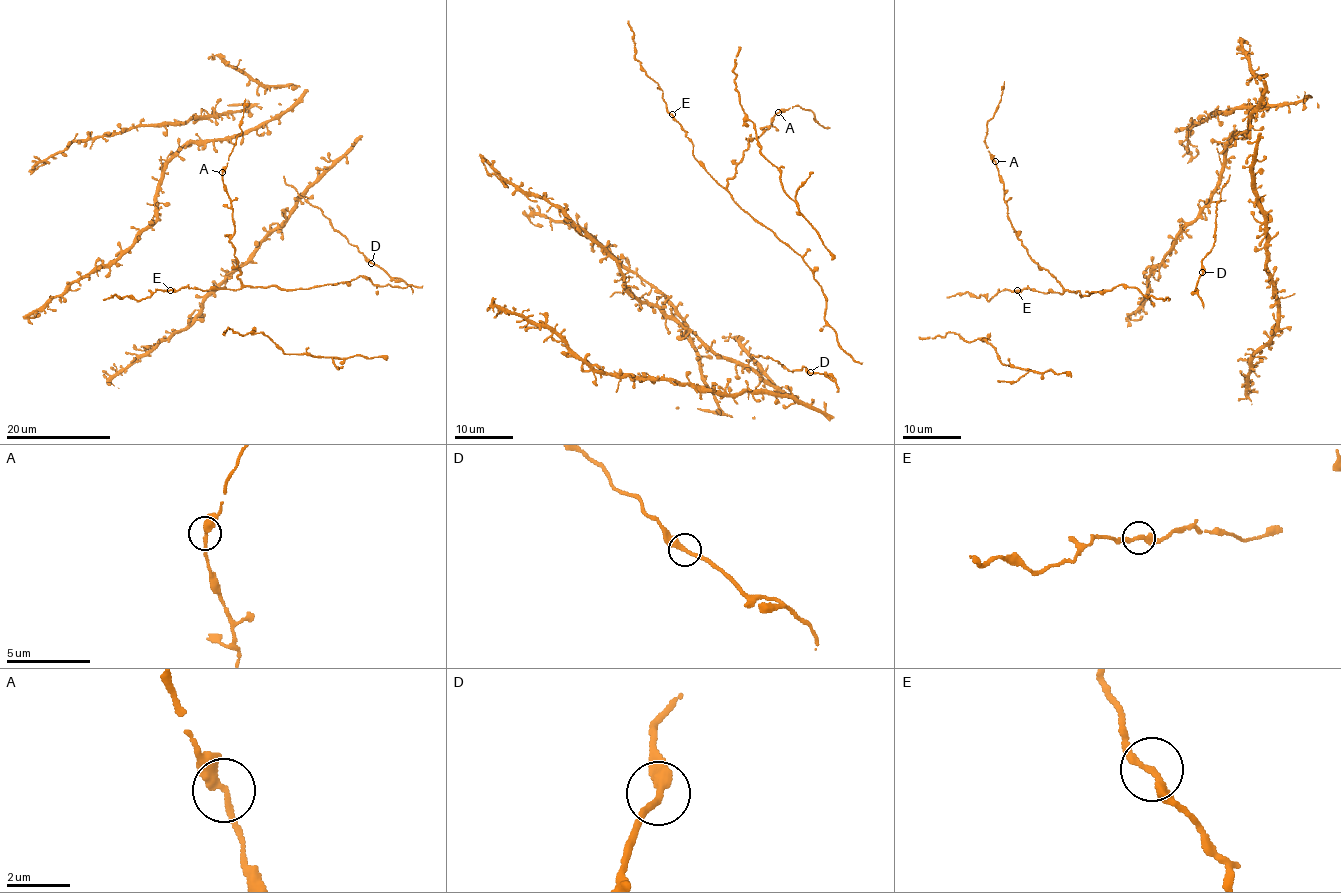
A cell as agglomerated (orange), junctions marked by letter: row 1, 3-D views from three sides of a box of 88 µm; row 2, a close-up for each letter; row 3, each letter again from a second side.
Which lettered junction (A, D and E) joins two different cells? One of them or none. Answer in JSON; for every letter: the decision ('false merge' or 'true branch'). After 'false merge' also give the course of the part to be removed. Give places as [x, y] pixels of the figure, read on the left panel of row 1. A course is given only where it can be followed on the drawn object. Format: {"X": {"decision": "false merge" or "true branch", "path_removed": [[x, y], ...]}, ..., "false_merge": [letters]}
{"A": {"decision": "true branch"}, "D": {"decision": "true branch"}, "E": {"decision": "true branch"}, "false_merge": []}

